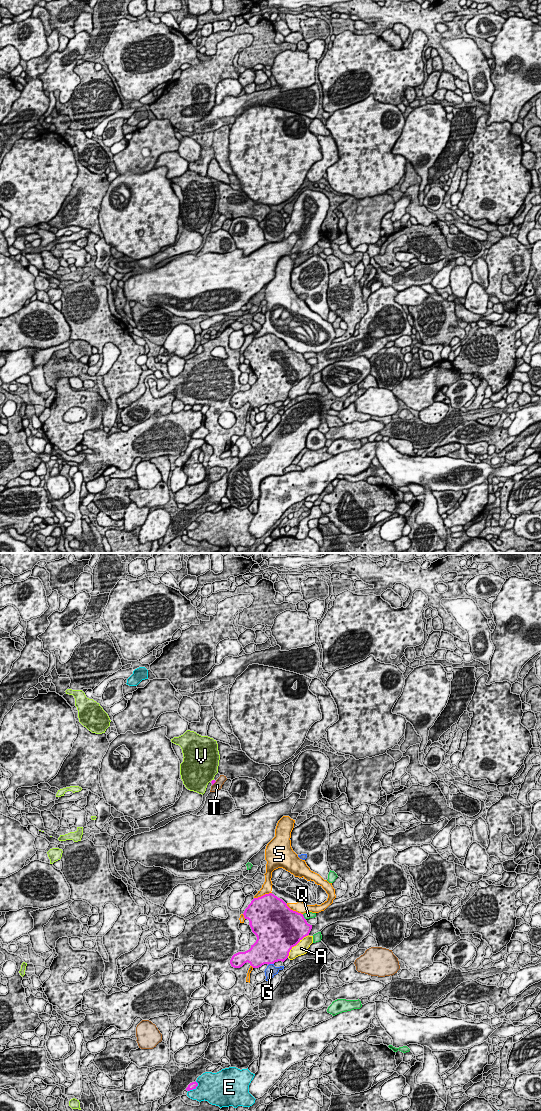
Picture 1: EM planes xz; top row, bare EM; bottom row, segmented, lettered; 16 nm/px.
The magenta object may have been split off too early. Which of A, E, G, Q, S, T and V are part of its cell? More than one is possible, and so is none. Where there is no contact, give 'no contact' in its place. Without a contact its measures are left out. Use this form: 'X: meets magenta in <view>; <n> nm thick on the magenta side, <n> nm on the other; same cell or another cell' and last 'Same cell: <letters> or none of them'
A: meets magenta in xz; 500 nm thick on the magenta side, 200 nm on the other; another cell
E: meets magenta in xz; 120 nm thick on the magenta side, 400 nm on the other; another cell
G: meets magenta in xz; 480 nm thick on the magenta side, 180 nm on the other; another cell
Q: meets magenta in xz; 500 nm thick on the magenta side, 100 nm on the other; another cell
S: meets magenta in xz; 500 nm thick on the magenta side, 160 nm on the other; another cell
T: meets magenta in xz; 60 nm thick on the magenta side, 140 nm on the other; another cell
V: meets magenta in xz; 60 nm thick on the magenta side, 480 nm on the other; another cell
Same cell: none of them

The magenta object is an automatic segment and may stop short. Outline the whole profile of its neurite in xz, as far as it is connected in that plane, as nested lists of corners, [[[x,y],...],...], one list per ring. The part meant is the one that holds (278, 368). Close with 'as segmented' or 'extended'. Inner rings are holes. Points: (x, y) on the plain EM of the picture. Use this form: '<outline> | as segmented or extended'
[[[272,333],[254,338],[243,355],[249,360],[257,380],[249,390],[232,396],[230,404],[234,408],[240,408],[247,402],[253,408],[284,402],[290,390],[312,369],[303,354],[291,350]]] | as segmented

